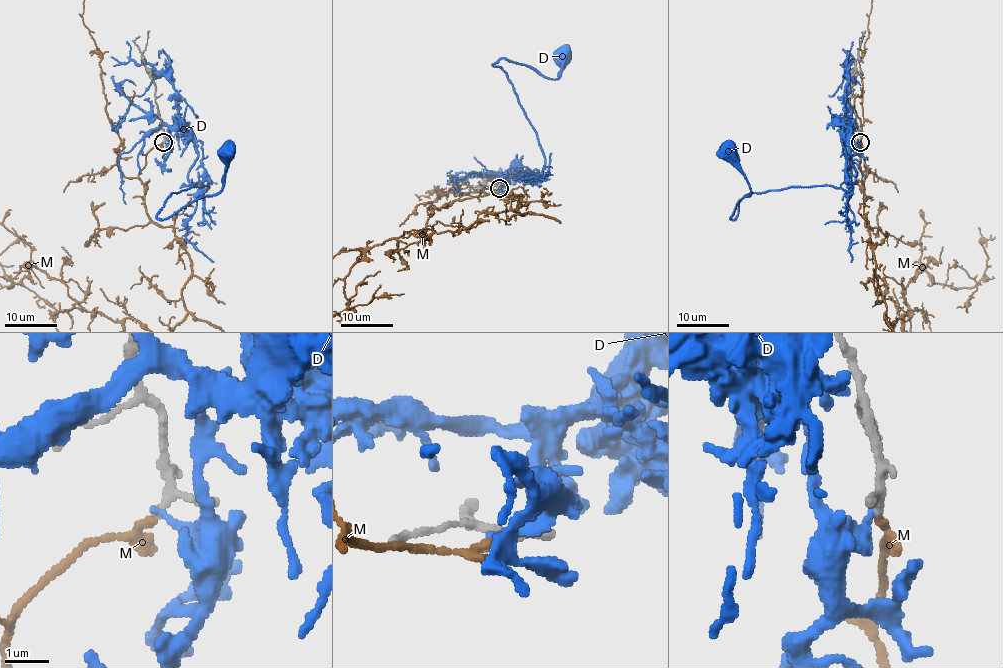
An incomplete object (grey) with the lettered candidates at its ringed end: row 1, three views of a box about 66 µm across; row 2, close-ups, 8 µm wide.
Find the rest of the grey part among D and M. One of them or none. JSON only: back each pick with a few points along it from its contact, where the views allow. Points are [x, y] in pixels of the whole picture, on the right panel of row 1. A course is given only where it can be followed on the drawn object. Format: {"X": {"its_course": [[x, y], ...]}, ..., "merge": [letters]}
{"merge": ["M"]}

